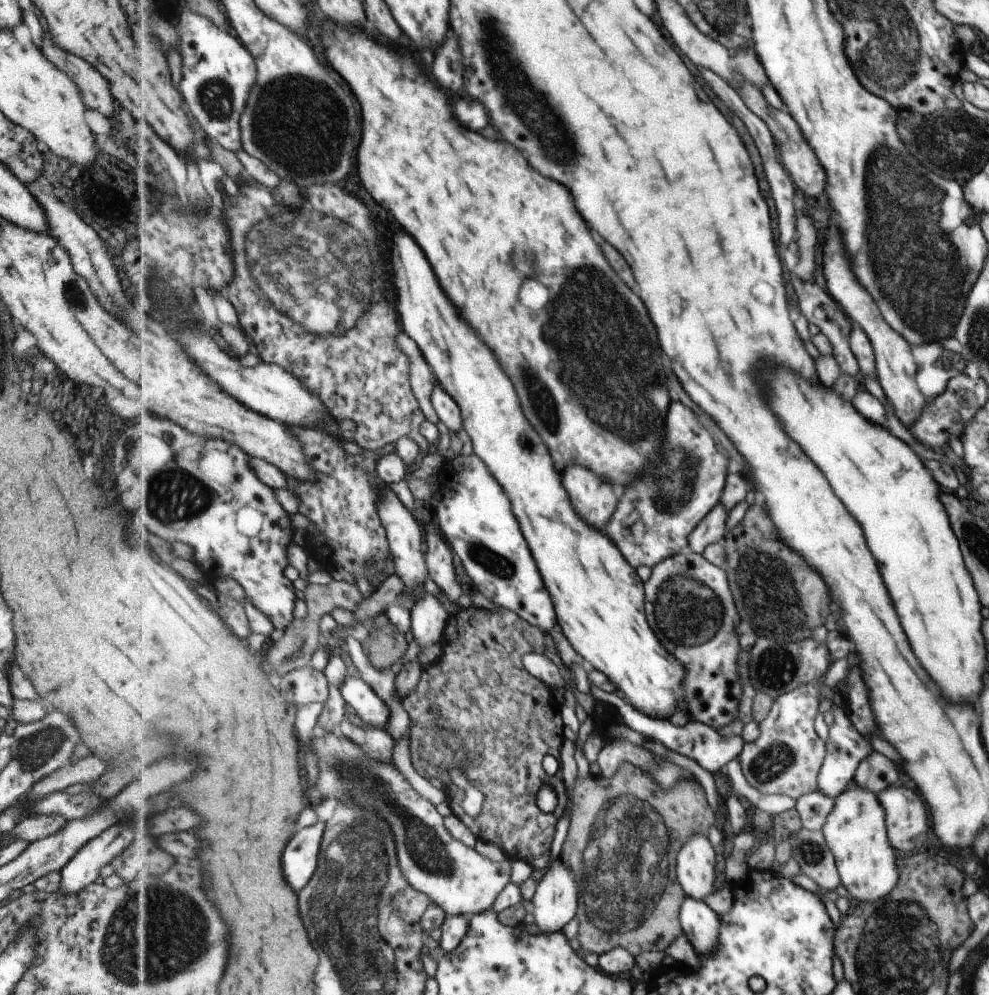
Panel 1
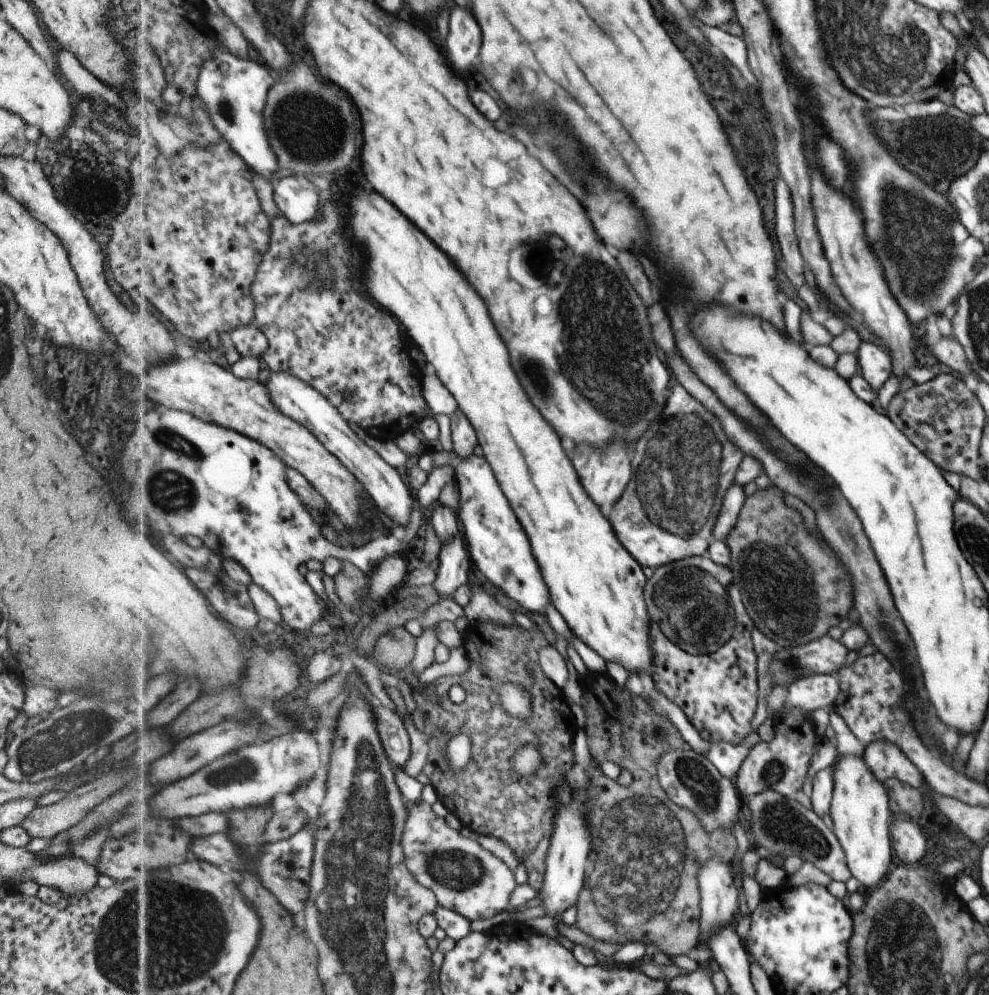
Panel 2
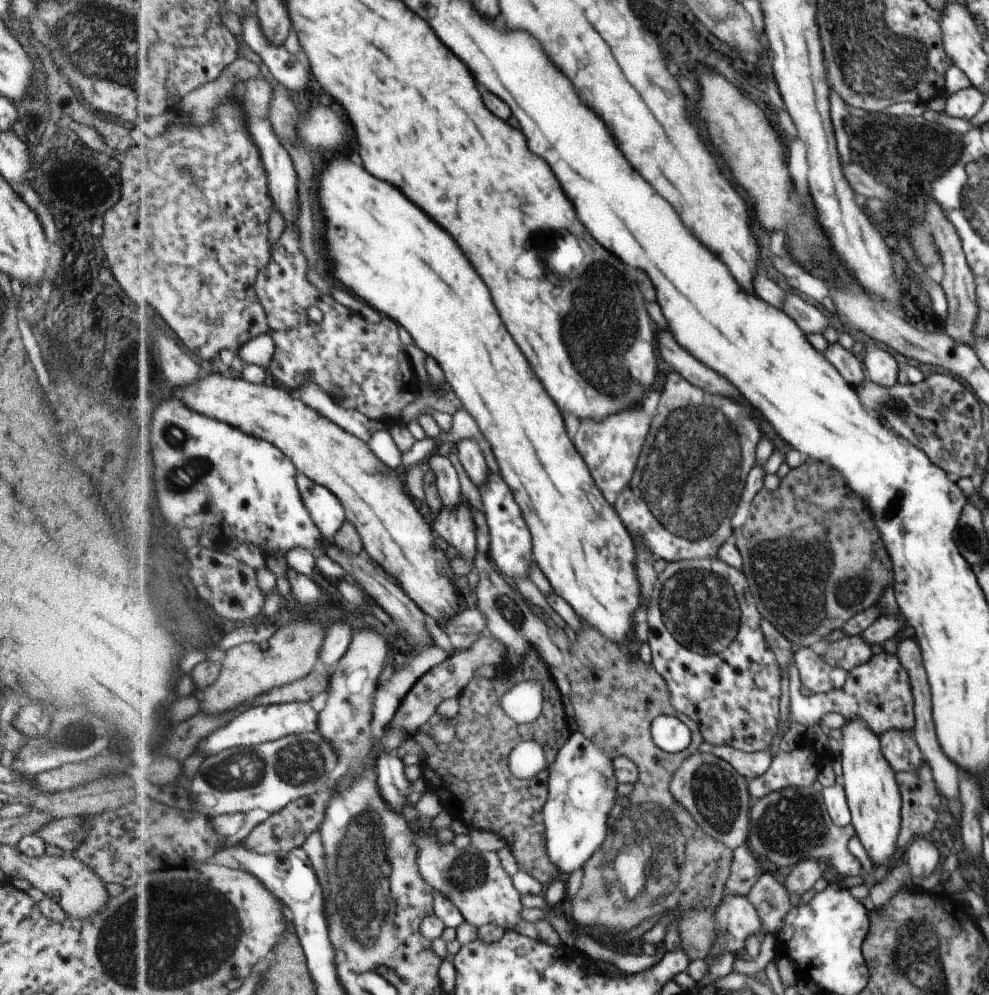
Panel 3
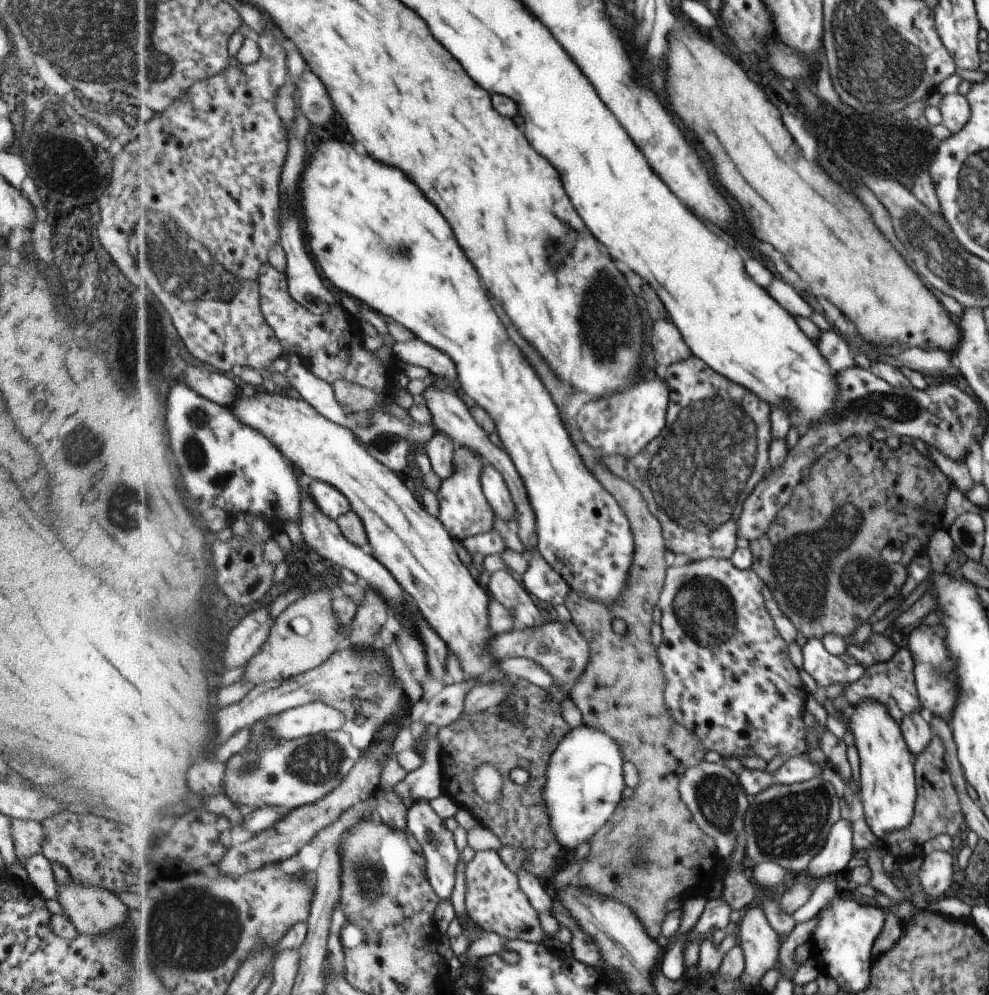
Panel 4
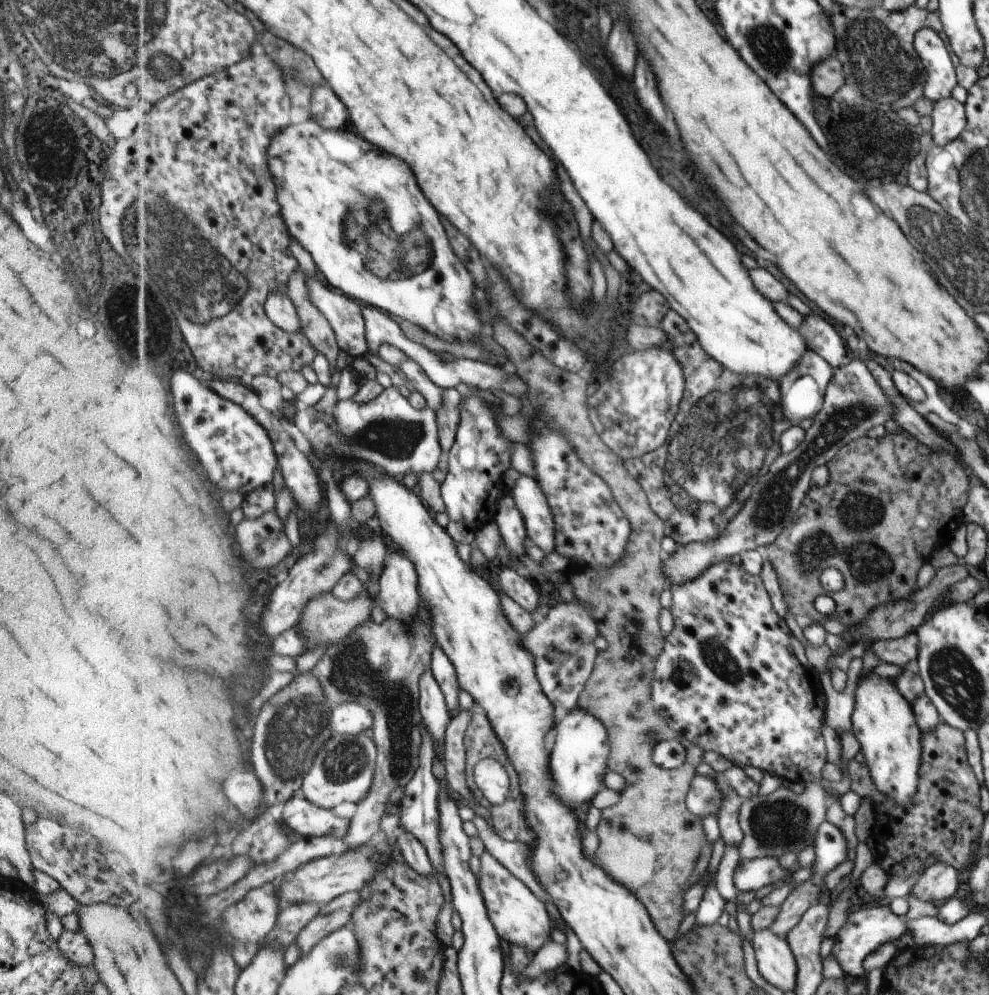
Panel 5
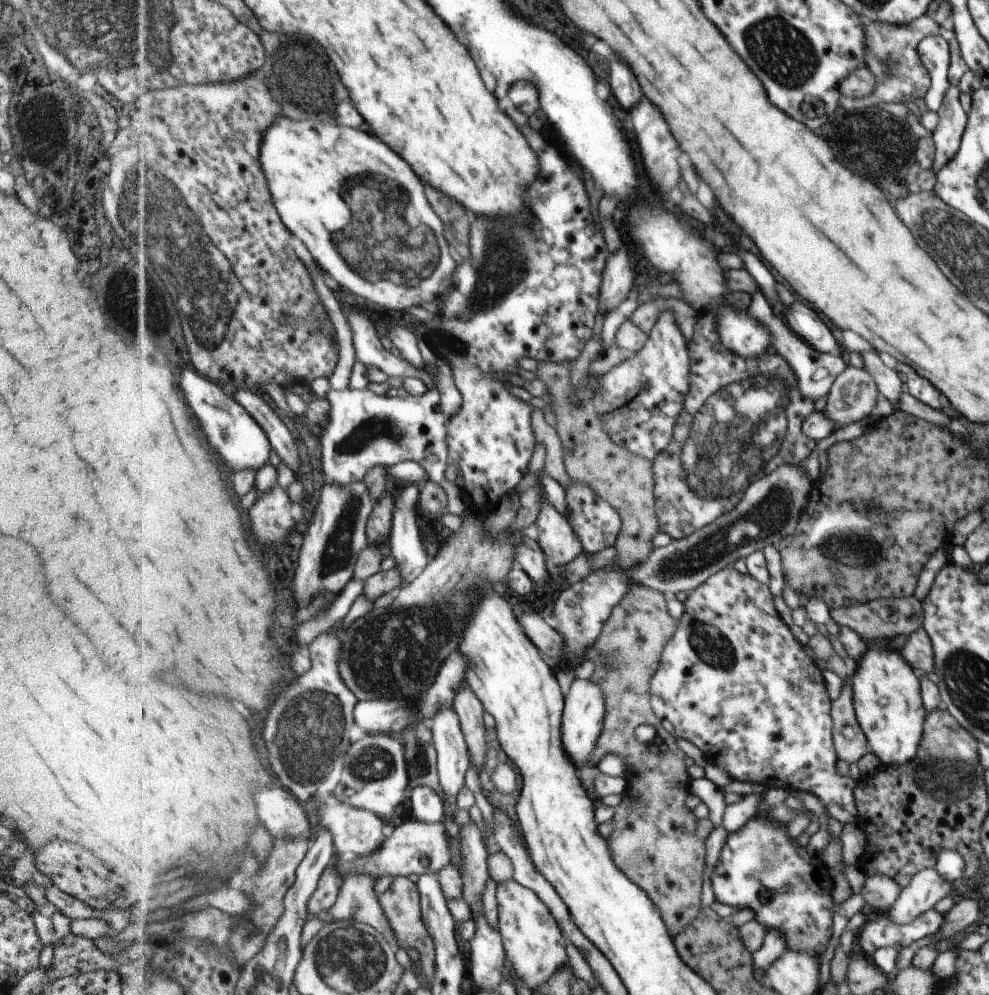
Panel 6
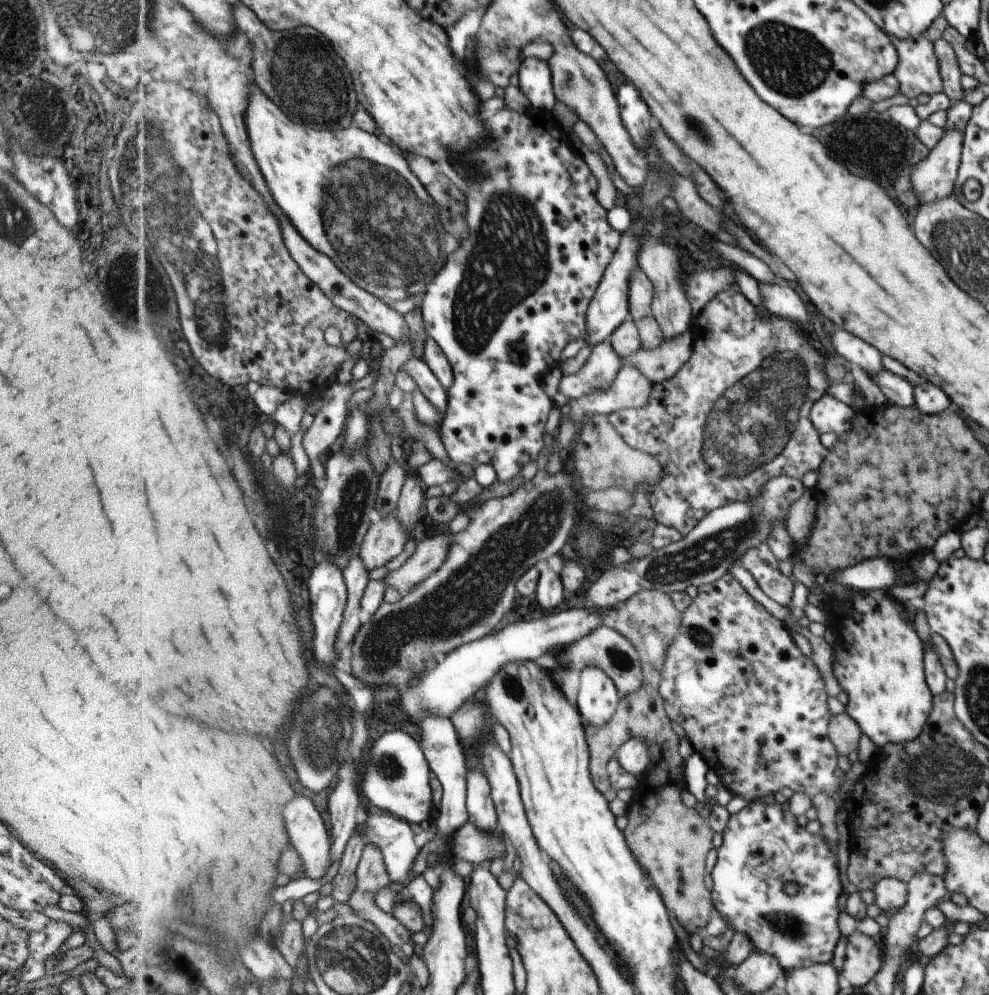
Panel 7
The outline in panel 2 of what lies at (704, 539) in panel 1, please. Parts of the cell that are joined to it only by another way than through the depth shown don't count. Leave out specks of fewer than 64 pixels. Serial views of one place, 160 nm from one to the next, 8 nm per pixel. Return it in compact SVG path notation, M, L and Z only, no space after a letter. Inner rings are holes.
M735 483L728 491L719 517L717 518L717 524L715 524L715 530L713 530L713 538L715 541L721 538L724 538L724 540L728 538L733 528L735 528L735 524L739 521L739 516L743 511L745 502L746 497L745 492L743 492L743 486Z

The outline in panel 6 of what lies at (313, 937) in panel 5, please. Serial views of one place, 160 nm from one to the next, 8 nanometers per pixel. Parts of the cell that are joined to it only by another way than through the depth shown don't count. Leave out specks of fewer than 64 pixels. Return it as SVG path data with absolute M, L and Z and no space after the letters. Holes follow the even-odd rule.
M351 873L344 880L337 902L327 910L331 920L348 921L355 919L381 931L385 938L400 953L403 948L396 939L386 912L375 894L375 879L367 873Z

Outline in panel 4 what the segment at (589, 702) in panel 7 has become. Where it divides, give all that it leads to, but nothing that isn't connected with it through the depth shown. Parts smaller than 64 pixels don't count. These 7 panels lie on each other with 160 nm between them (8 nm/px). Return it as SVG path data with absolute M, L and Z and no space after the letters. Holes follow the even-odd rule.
M585 722L563 737L548 766L544 797L553 822L552 830L565 851L575 850L585 840L591 842L593 835L615 814L625 790L625 761L617 740Z

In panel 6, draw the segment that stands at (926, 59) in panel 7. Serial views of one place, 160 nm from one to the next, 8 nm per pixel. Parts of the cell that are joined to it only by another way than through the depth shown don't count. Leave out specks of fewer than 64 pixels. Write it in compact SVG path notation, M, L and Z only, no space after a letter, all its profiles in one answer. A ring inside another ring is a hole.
M924 15L909 25L892 25L881 21L862 21L864 21L866 34L865 68L869 69L869 72L873 74L875 88L868 97L863 97L863 100L855 100L855 102L859 102L857 106L863 106L867 110L867 108L875 108L879 102L903 103L907 102L907 100L923 98L930 87L930 76L920 61L916 46L922 38L930 37L931 35L939 35L947 41L949 51L947 80L951 86L957 87L961 76L968 71L968 66L959 54L954 32L937 26L929 15Z

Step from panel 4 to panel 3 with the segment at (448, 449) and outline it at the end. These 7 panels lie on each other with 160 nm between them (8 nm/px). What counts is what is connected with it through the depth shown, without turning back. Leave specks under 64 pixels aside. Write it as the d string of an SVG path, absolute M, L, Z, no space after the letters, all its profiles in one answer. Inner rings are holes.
M444 448L437 450L428 462L436 477L442 506L455 510L461 504L461 484L459 484L459 474L457 474L453 462L447 458Z

